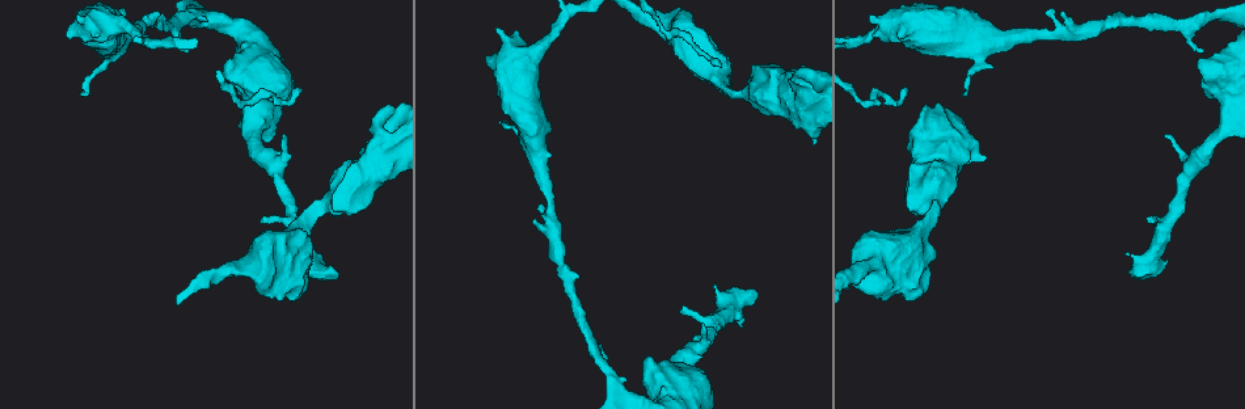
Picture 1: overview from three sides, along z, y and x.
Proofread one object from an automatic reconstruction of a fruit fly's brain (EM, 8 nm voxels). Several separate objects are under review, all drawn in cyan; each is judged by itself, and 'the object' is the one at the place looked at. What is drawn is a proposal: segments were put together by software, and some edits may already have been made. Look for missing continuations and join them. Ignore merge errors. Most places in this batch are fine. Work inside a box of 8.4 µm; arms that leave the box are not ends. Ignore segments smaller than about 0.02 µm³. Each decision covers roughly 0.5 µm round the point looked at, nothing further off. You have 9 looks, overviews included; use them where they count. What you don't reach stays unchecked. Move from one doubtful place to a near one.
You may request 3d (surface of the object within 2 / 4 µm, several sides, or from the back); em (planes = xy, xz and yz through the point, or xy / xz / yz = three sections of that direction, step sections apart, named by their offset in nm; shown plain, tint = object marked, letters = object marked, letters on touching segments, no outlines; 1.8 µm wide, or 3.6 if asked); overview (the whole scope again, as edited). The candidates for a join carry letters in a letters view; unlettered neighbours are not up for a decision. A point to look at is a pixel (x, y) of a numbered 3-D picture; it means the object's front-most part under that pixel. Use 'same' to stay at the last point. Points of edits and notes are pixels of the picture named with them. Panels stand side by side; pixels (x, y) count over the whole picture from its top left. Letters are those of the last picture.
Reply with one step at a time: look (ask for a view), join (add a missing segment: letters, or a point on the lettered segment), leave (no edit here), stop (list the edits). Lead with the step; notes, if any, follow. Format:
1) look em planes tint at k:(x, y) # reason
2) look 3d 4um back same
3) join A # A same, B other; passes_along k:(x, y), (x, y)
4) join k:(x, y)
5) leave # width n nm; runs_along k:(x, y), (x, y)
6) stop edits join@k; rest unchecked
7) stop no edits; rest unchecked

look em 3.6um xz step 4 letters at 1:(755, 292) # thick end

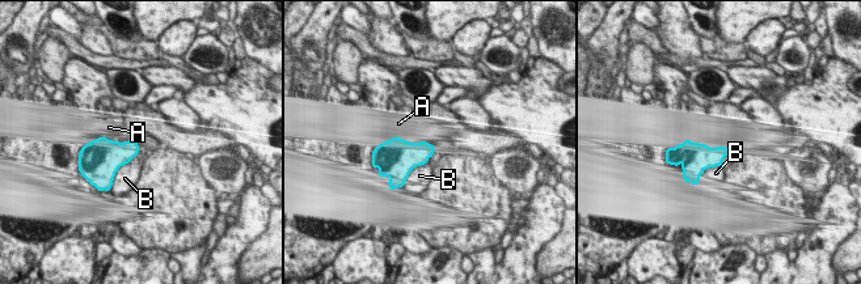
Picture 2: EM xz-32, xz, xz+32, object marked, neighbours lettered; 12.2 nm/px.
leave # A other, B other; border 2:(138, 152), (117, 170), (112, 185); no lettered segment goes on from it

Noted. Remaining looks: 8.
look em yz step 8 letters at 1:(1165, 136)

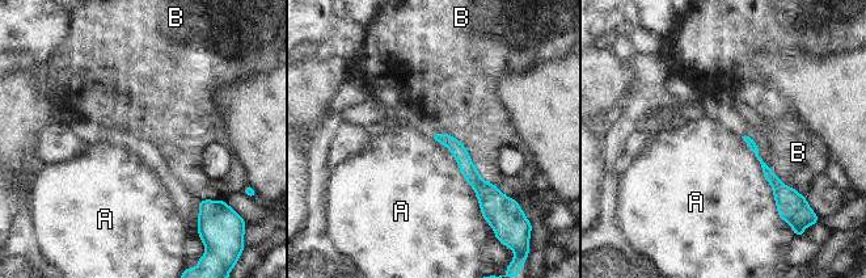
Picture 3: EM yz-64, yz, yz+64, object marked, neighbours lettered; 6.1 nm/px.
leave # A other, B other; border 3:(430, 134), (455, 159), (482, 215); none of them fits

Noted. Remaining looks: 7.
look 3d 2um at 1:(681, 309) # an open end

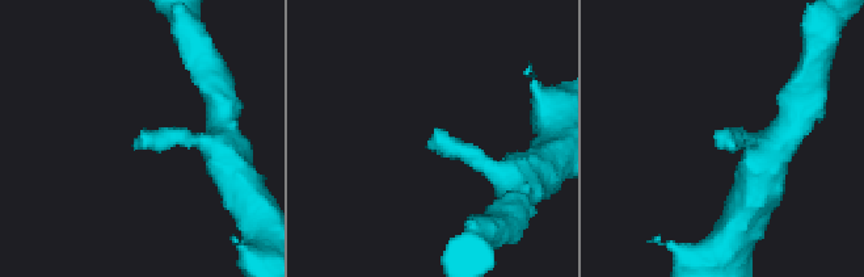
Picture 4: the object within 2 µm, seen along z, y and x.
look em planes letters at 4:(723, 141)

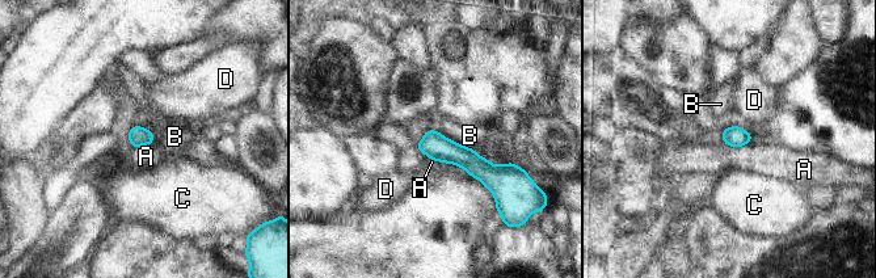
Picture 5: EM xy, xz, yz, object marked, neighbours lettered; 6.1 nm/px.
leave # A other, B other, C other, D other; border 5:(439, 133), (475, 151); no lettered segment goes on from it

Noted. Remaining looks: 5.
look em planes letters at 1:(966, 94) # thin end

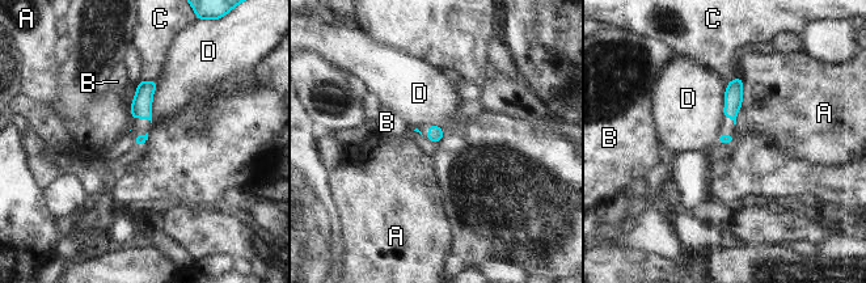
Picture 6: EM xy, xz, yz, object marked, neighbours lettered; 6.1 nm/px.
leave # longest_contact D 240 nm; A other, B other, C other, D other; border 6:(155, 80), (151, 119); no lettered segment goes on from it

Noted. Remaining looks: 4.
stop no edits; rest unchecked

